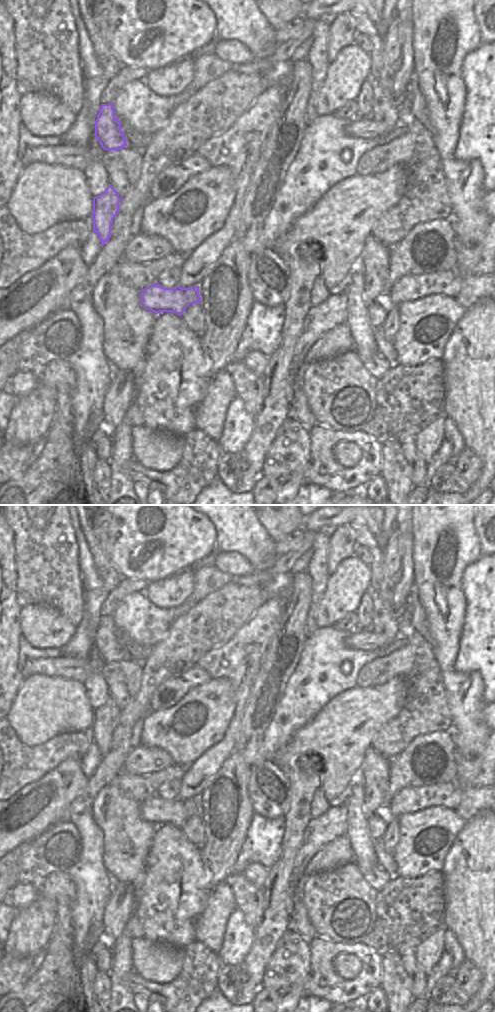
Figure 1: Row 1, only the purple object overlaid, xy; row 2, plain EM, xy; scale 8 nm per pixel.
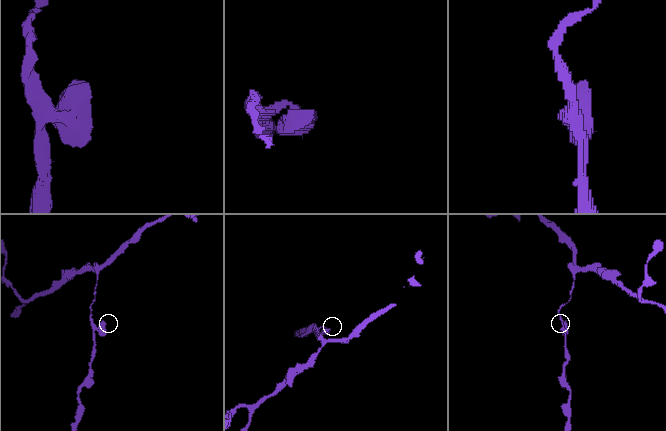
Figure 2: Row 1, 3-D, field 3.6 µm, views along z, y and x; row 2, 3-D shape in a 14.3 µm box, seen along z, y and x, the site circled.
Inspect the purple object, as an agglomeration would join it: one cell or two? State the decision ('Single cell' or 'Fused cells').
Single cell.

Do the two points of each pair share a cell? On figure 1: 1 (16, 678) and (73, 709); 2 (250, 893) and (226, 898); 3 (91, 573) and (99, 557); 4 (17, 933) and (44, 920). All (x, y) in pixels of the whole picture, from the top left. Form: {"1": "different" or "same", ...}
{"1": "different", "2": "different", "3": "different", "4": "same"}

